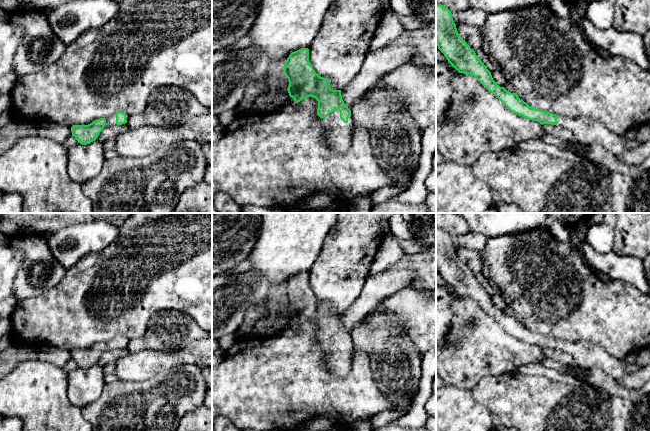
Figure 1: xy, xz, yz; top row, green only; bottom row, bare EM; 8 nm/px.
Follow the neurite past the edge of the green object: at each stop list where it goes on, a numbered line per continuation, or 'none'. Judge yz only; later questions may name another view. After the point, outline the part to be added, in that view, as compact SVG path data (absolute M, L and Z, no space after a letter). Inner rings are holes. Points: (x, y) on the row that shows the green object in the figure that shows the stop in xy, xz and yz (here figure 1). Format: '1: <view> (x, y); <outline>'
1: yz (588, 131); M557 115L557 125L569 129L575 136L575 140L582 145L600 145L614 155L630 149L622 136L614 134L599 120L588 116L569 118Z

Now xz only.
1: xz (338, 134); M335 110L330 113L323 122L326 129L327 144L335 153L344 153L351 146L352 132L354 129L352 114L348 118L348 122L344 123L340 119L340 111Z

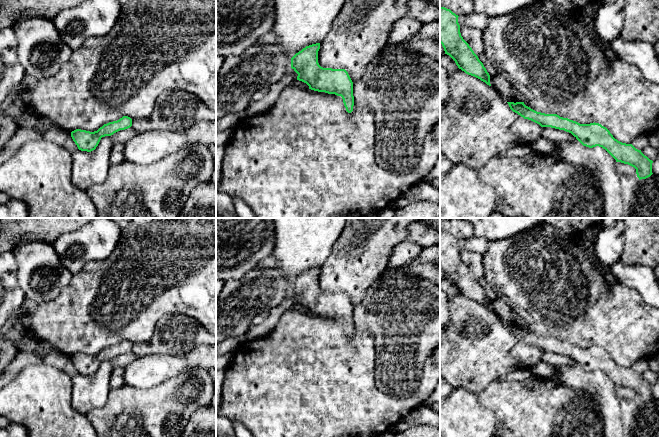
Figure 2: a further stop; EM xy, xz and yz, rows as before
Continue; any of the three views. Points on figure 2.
none

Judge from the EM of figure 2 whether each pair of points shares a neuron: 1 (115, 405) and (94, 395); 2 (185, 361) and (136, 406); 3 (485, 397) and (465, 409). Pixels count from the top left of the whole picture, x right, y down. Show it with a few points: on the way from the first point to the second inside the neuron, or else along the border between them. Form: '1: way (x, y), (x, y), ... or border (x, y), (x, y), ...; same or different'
1: border (110, 388), (107, 401), (87, 413); different
2: border (183, 371), (156, 385), (139, 388); different
3: border (476, 395), (479, 402), (488, 408), (495, 418); different

